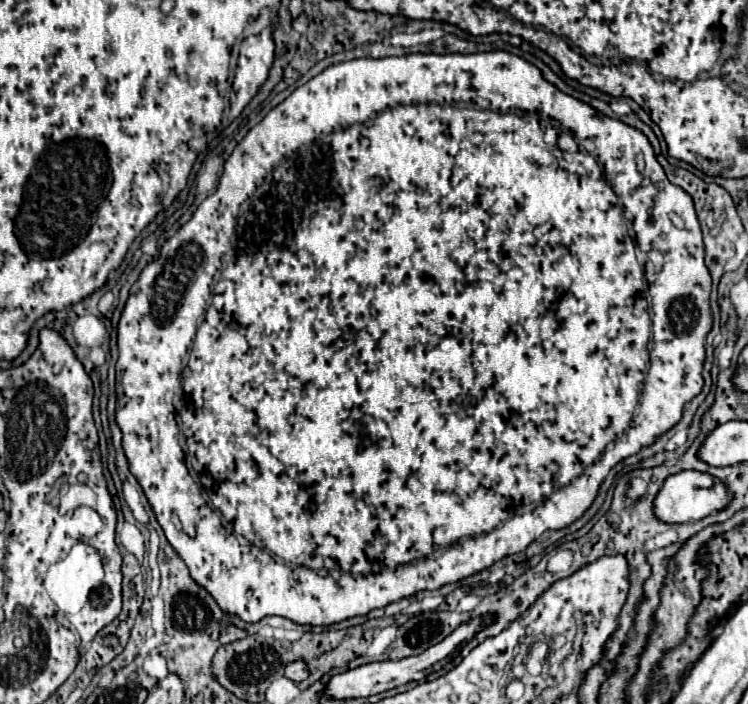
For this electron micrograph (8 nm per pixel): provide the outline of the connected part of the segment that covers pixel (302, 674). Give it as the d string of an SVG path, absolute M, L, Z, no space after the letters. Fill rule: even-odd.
M298 660L298 662L290 662L290 664L286 666L284 676L290 678L290 680L294 680L294 682L302 682L302 680L308 678L308 668L306 668L306 664L300 662L300 660Z

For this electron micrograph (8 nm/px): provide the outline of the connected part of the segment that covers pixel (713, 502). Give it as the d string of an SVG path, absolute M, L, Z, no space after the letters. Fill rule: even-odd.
M686 470L686 472L672 474L664 480L662 488L658 490L658 494L654 498L652 510L654 510L654 516L664 524L682 524L682 522L690 522L690 520L700 520L712 512L722 510L728 504L728 500L730 500L730 494L724 484L712 482L710 474Z

